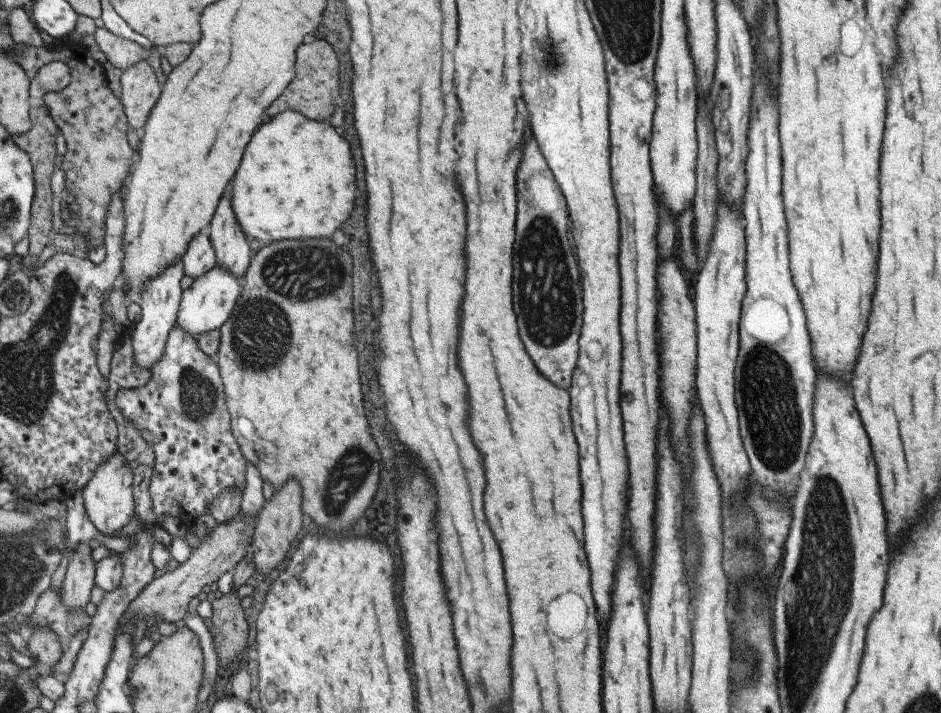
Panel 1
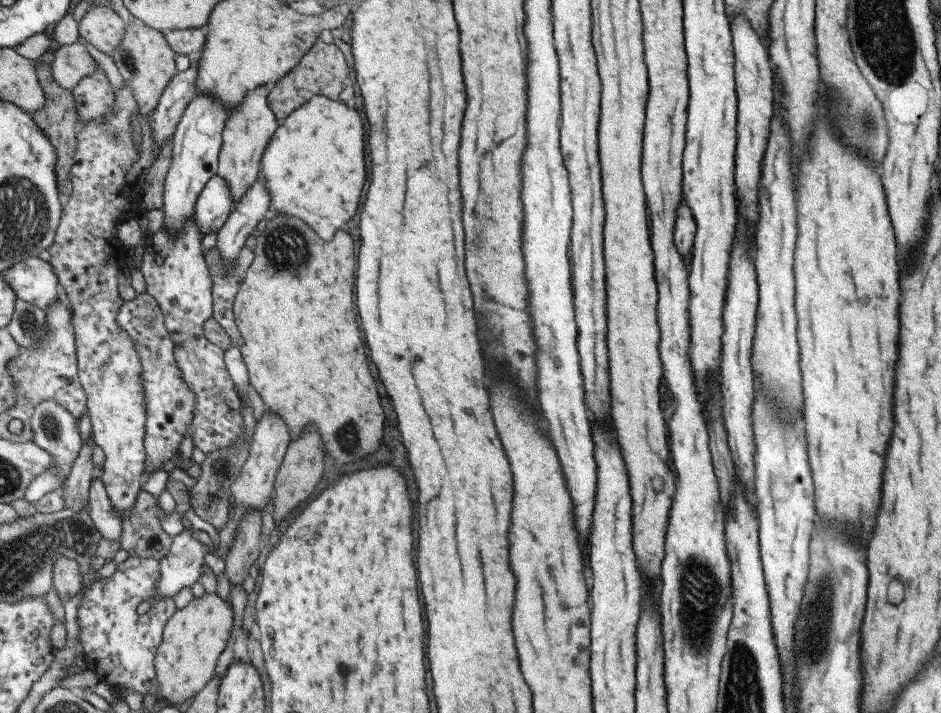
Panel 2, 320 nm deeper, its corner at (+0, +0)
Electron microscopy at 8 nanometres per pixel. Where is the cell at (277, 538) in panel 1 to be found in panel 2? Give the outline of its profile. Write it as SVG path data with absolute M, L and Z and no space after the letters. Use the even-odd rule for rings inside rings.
M303 427L302 431L286 445L286 451L279 465L271 494L273 498L272 517L276 526L287 517L293 508L303 504L309 498L309 494L315 490L315 486L323 474L323 454L325 452L321 442L317 427Z

